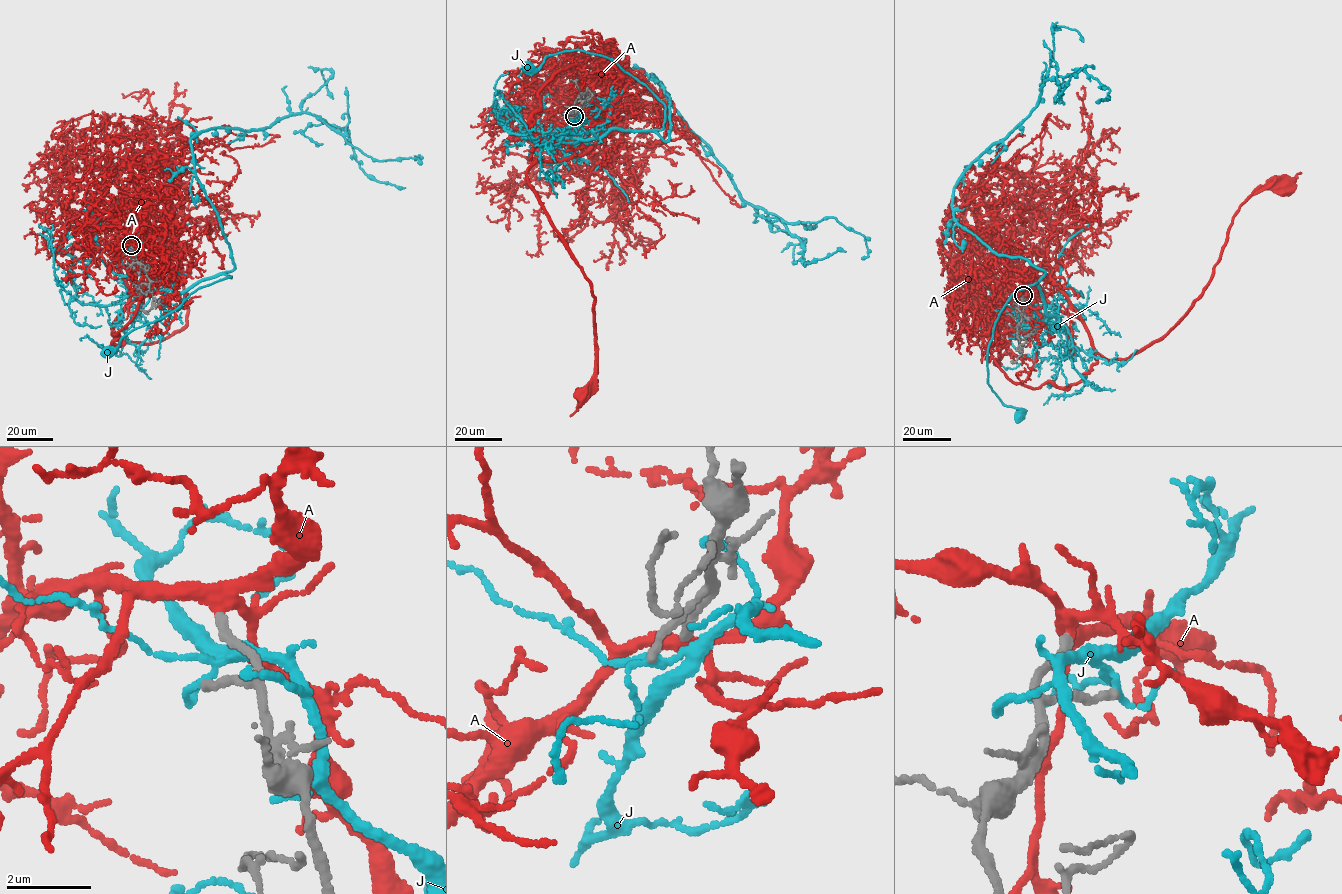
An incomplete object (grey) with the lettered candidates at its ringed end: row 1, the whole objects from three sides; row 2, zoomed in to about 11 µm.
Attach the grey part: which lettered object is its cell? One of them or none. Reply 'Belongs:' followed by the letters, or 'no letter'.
Belongs: A

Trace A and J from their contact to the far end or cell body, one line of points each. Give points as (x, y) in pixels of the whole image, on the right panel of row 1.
A: (1023, 295), (1073, 314), (1109, 359), (1133, 355), (1189, 312), (1239, 206), (1264, 189), (1284, 186)
J: (1025, 299), (1049, 305), (1059, 319), (1047, 313), (1036, 282), (1012, 293), (995, 325), (987, 379), (1017, 415)

